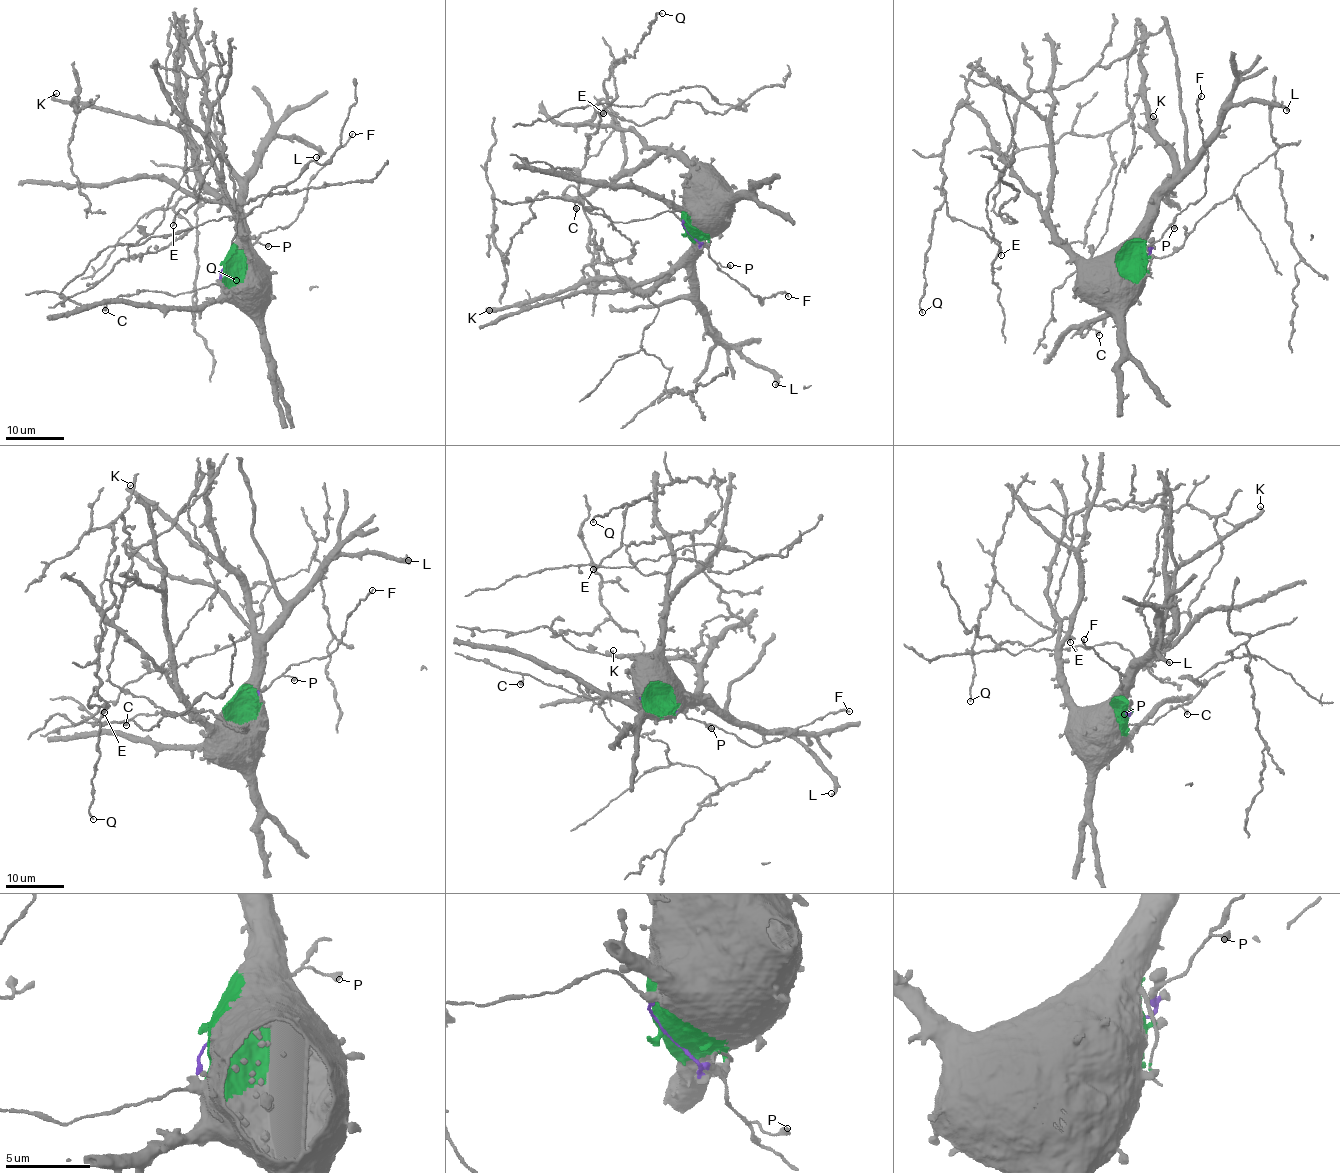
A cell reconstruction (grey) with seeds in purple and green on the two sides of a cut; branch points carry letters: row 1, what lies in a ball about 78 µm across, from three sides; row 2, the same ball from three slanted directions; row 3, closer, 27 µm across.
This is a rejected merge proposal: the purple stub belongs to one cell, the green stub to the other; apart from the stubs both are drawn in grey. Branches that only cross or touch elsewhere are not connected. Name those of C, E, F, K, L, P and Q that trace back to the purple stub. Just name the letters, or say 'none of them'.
C, F, P

